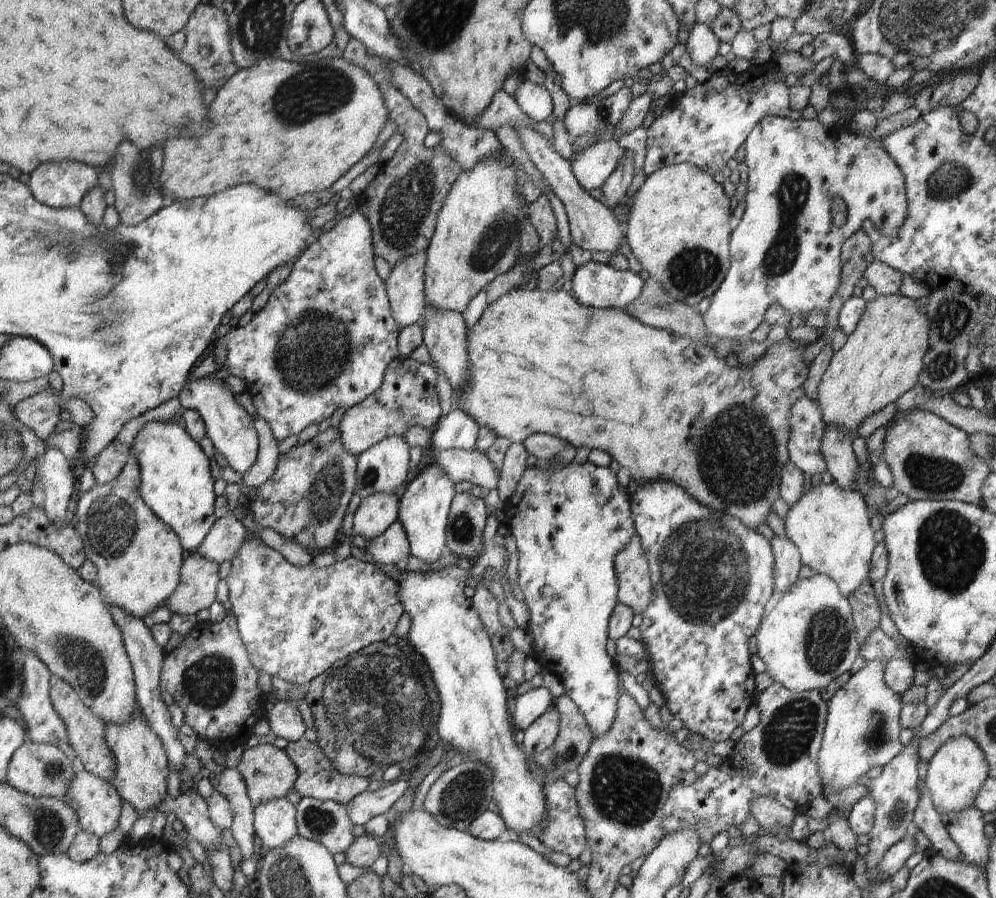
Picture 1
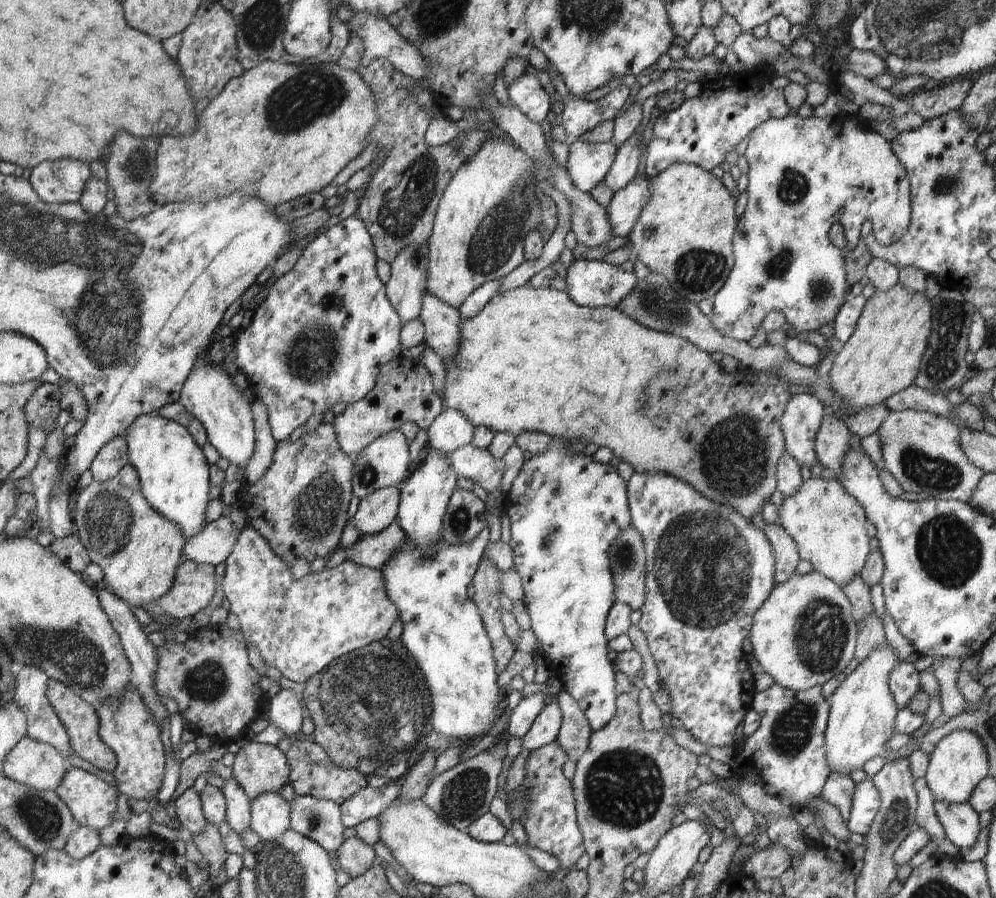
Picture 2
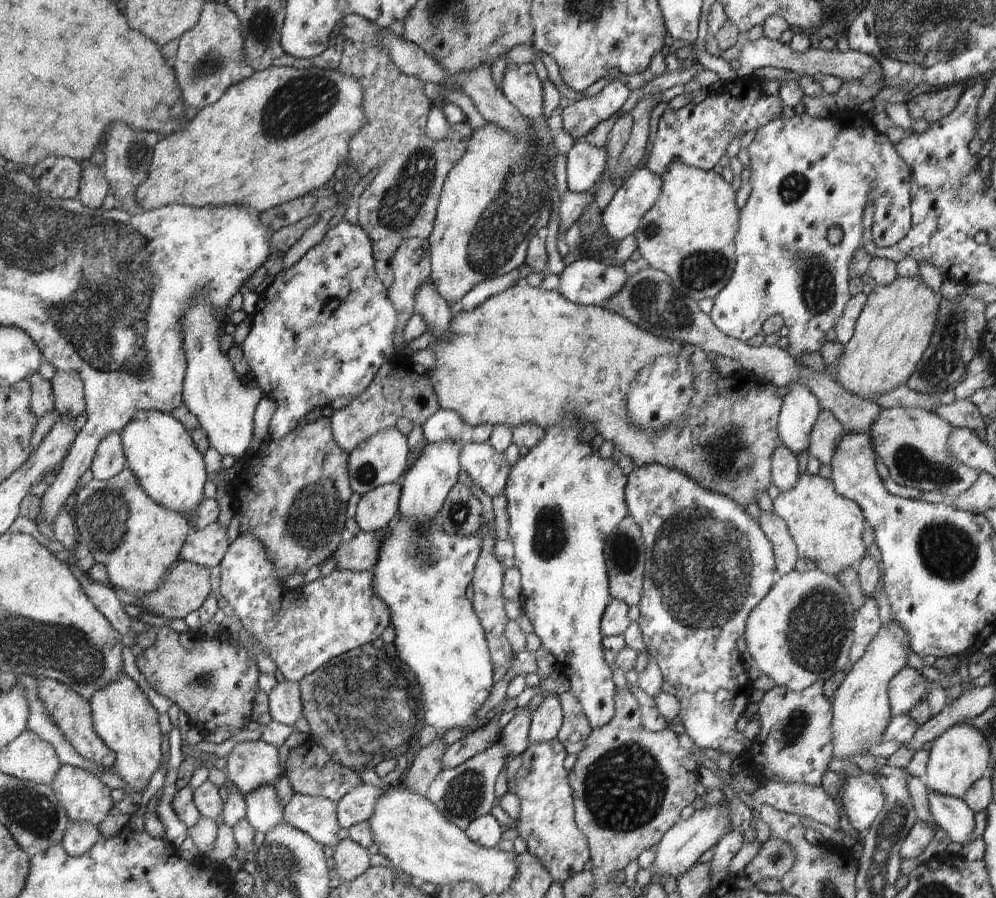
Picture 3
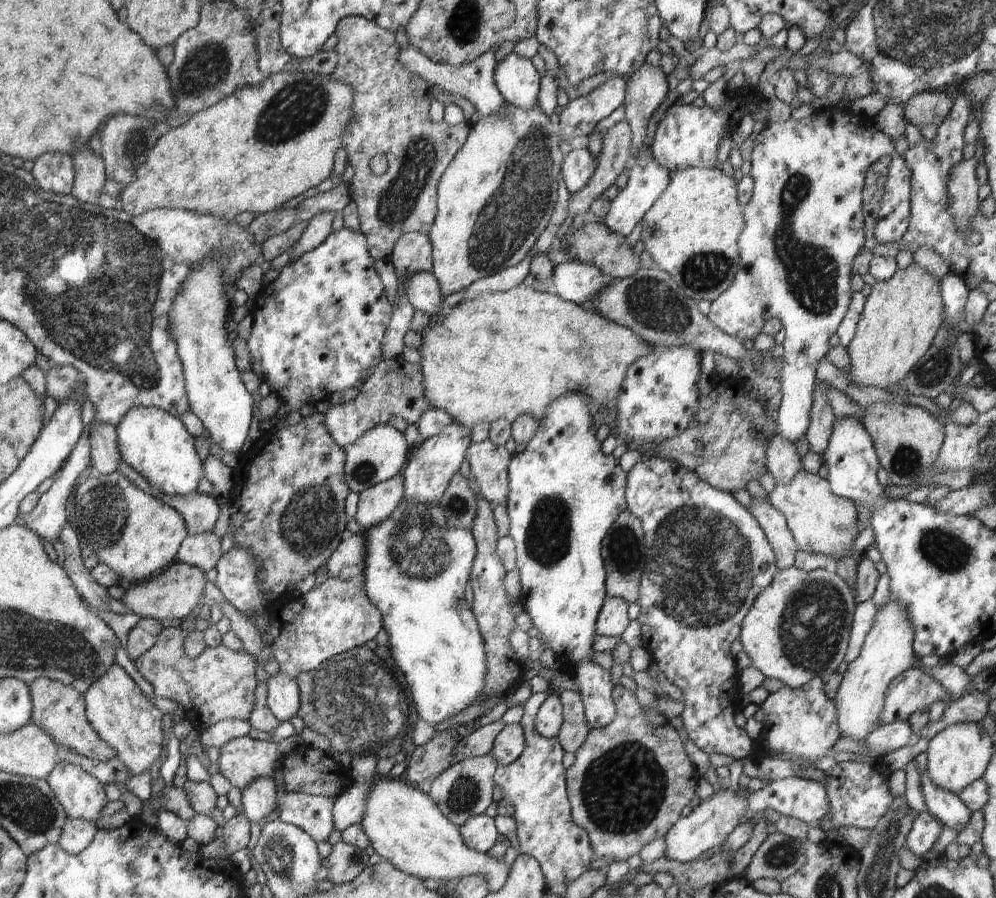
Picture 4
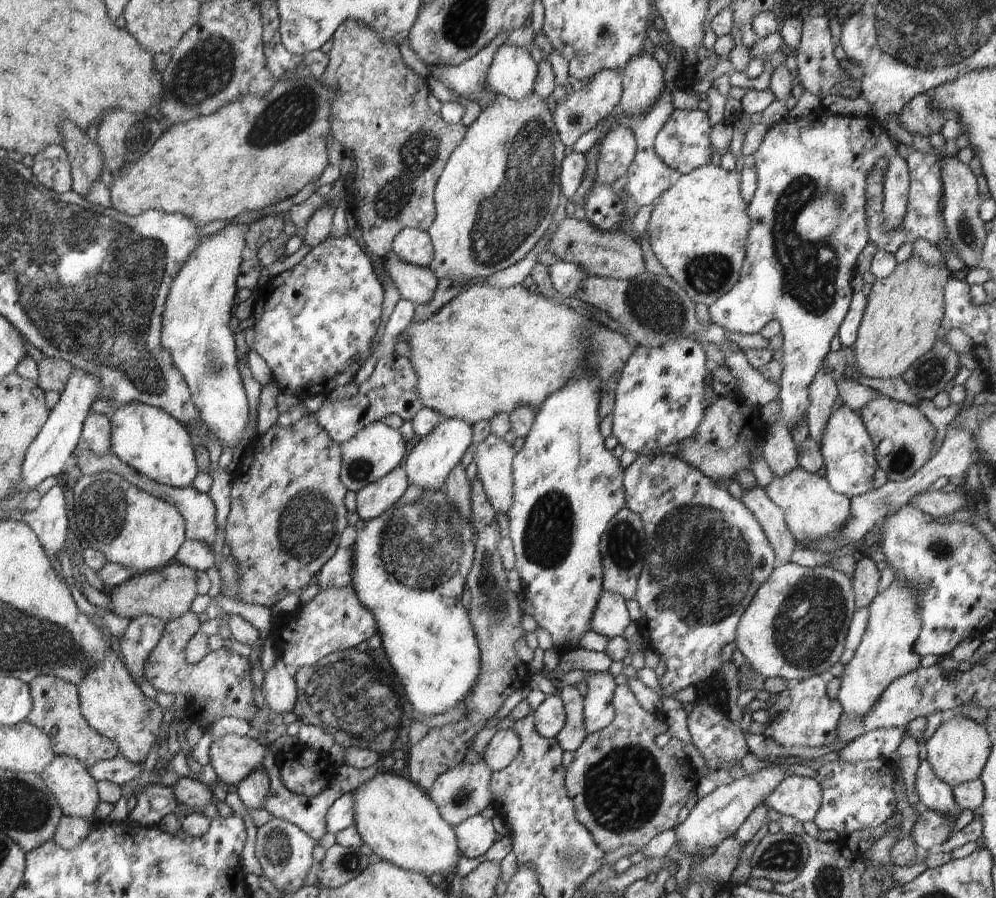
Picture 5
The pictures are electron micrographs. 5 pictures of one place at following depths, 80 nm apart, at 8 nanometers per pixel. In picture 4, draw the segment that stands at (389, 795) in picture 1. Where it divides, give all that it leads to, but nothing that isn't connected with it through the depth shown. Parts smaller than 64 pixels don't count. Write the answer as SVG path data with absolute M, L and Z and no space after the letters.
M354 783L336 796L332 811L334 830L342 832L361 822L366 808L365 800L370 789L371 784Z

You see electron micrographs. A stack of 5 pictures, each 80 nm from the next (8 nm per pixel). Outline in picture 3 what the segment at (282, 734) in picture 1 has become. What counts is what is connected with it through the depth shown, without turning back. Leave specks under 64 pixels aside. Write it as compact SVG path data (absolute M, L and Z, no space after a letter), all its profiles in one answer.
M286 679L277 681L269 694L269 711L274 721L286 726L295 726L296 720L303 717L299 685Z

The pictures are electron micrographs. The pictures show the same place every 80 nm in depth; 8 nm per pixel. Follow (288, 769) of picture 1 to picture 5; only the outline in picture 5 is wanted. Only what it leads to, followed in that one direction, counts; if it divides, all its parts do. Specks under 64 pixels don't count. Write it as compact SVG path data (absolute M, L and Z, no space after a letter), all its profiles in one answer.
M234 733L213 740L209 758L219 781L237 786L256 767L263 766L266 747L246 736Z

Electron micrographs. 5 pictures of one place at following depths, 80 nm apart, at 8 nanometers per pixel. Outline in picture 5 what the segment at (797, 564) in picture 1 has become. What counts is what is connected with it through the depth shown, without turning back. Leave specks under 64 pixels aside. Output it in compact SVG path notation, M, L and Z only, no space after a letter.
M757 484L753 489L744 489L740 502L754 514L766 538L770 541L779 563L790 562L792 552L798 544L787 527L784 513L774 504L764 490Z

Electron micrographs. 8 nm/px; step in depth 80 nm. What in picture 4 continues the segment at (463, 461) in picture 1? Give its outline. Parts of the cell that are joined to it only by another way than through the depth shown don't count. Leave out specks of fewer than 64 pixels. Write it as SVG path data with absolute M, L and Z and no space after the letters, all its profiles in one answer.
M489 438L471 443L466 449L465 458L478 480L481 495L495 506L507 506L511 457L505 446L495 446Z

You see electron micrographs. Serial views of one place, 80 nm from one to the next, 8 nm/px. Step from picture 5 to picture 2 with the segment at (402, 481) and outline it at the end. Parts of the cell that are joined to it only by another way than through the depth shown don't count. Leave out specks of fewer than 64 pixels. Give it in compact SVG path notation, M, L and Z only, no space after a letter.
M381 488L360 499L352 522L361 534L376 535L397 520L398 509L398 489Z

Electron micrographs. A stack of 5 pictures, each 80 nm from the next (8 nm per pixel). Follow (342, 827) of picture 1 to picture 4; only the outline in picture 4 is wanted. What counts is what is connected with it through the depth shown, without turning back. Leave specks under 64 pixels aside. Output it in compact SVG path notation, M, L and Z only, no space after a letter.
M275 770L270 777L277 790L275 808L278 808L279 819L301 828L317 843L326 842L334 829L332 811L336 798L283 791L286 787L280 786Z

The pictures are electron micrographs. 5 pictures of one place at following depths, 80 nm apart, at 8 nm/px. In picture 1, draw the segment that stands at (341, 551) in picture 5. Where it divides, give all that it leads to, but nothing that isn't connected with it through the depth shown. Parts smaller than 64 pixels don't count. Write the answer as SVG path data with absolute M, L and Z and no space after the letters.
M397 520L390 528L375 539L367 540L365 556L374 565L396 564L402 566L411 555L409 540L402 523Z

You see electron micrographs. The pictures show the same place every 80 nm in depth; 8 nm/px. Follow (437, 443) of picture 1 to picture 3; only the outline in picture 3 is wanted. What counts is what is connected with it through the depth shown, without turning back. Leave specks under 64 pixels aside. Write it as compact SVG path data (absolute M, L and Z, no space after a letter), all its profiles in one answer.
M438 409L426 419L421 427L424 438L429 443L437 443L446 439L464 443L469 440L471 430L458 414L448 409Z

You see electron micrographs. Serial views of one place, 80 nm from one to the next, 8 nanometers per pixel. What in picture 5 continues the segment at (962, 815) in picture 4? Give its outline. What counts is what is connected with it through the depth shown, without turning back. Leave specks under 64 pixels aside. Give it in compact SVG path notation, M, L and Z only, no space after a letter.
M927 759L919 764L914 788L920 797L920 802L928 809L955 816L955 819L962 812L954 800L952 787L936 776Z

